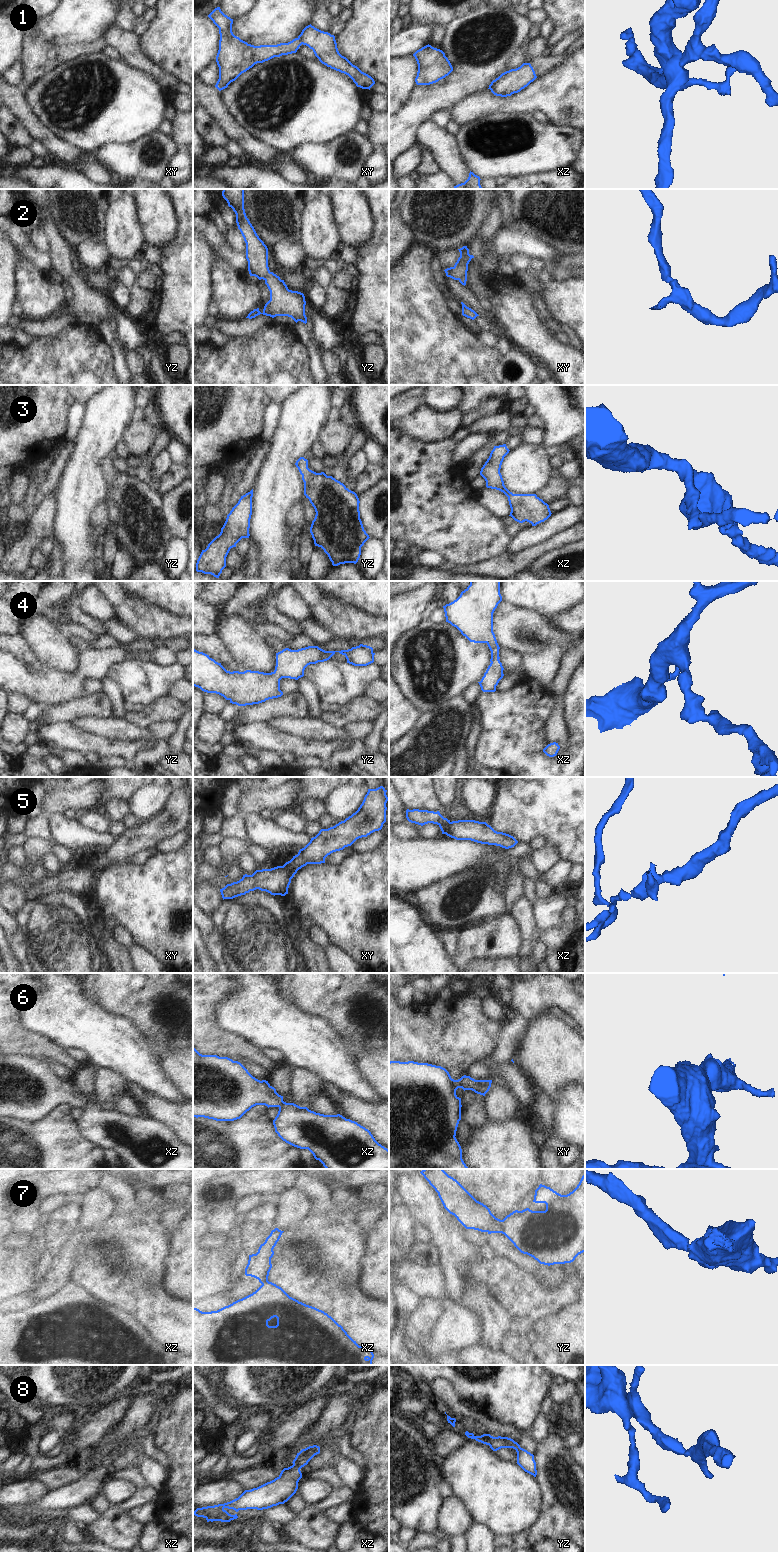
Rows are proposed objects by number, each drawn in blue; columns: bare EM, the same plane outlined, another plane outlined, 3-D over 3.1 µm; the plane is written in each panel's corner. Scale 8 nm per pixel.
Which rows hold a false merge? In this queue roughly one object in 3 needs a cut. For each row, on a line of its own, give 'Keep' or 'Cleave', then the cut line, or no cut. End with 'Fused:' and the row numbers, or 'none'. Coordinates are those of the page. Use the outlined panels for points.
1: Cleave. Split along xy (298, 37), (303, 43)
2: Keep. No split
3: Keep. No split
4: Keep. No split
5: Keep. No split
6: Keep. No split
7: Cleave. Split along yz (501, 1220), (503, 1233)
8: Keep. No split
Fused: 1, 7

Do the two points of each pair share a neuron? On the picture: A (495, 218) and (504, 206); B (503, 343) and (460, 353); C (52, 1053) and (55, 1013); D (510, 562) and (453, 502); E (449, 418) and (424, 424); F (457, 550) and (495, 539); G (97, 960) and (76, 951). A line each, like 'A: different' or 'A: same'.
A: different
B: different
C: different
D: different
E: same
F: same
G: same

